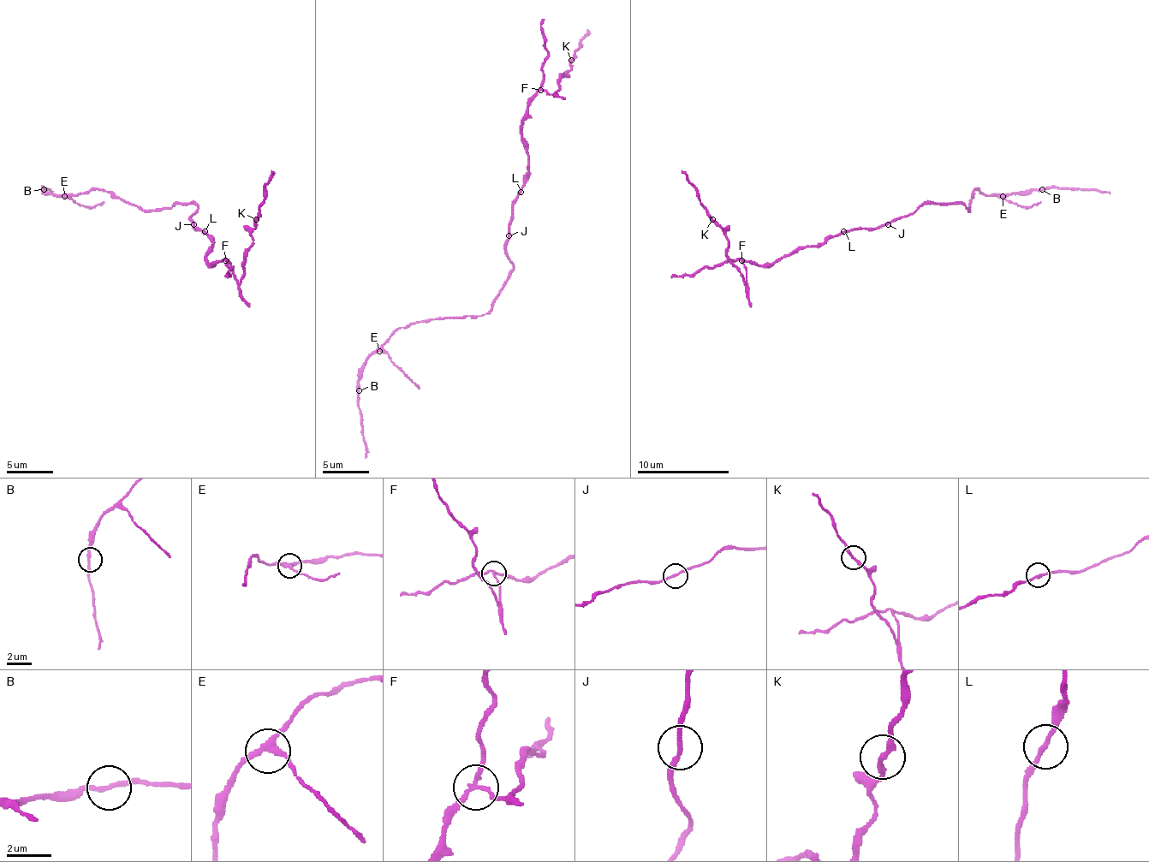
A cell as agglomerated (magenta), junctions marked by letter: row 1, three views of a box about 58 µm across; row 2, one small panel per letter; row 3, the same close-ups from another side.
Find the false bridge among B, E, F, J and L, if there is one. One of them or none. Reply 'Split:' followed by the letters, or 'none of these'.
Split: F

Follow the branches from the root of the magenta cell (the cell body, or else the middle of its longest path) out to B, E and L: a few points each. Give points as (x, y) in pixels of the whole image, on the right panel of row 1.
B: (888, 222), (913, 215), (925, 203), (961, 203), (968, 210), (975, 189), (985, 194), (1024, 194), (1042, 189)
E: (888, 222), (913, 215), (925, 203), (961, 203), (968, 210), (971, 196), (975, 189), (985, 194), (1003, 196)
L: (888, 222), (873, 228), (843, 231)

